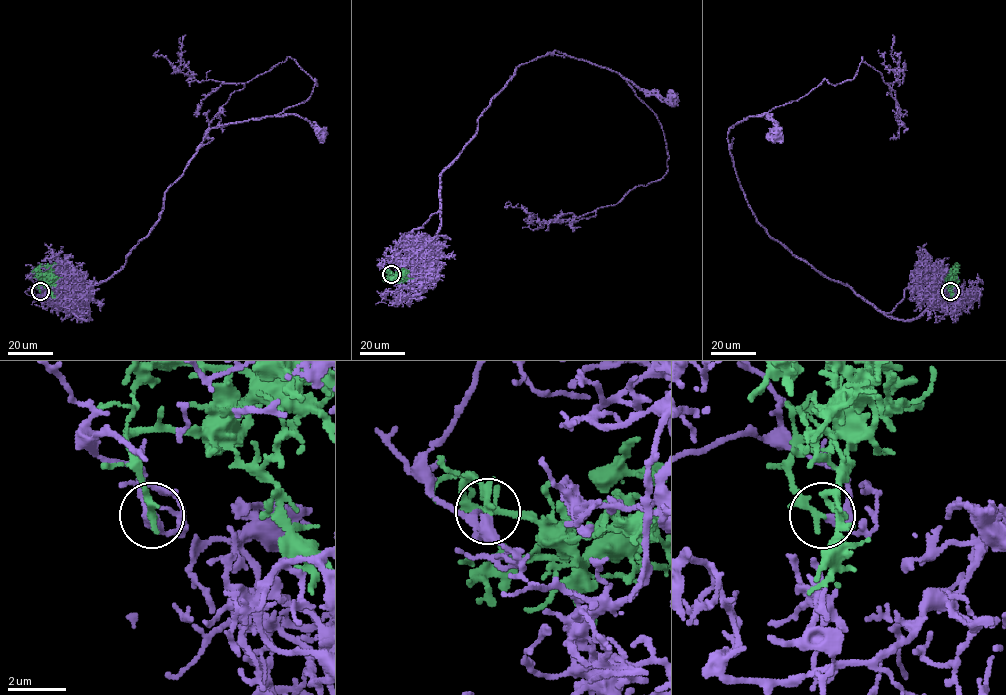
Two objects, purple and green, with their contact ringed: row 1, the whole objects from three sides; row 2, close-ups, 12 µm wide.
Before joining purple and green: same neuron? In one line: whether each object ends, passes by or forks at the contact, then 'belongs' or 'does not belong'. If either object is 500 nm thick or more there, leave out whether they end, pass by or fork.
purple passes by; green ends; belongs

